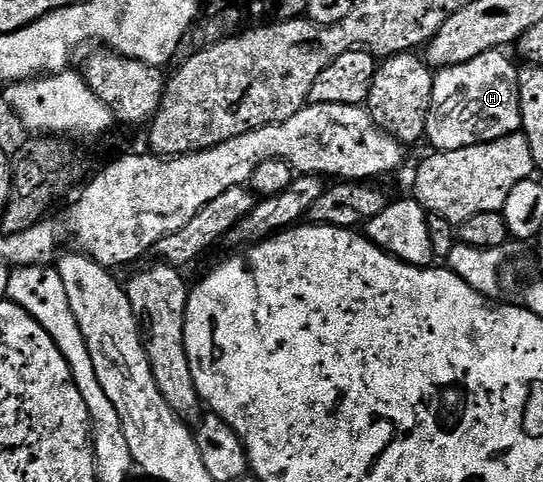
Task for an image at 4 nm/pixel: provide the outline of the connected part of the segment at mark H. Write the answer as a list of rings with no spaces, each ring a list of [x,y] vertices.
[[[496,50],[477,54],[477,58],[444,68],[436,75],[425,133],[426,143],[431,143],[434,151],[448,152],[493,142],[497,138],[514,136],[522,129],[519,72],[505,53]]]

